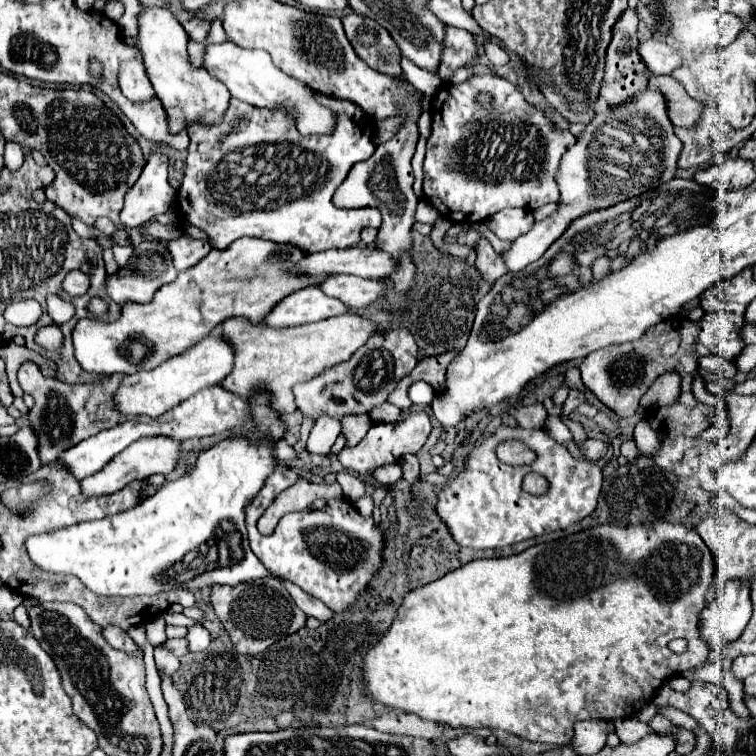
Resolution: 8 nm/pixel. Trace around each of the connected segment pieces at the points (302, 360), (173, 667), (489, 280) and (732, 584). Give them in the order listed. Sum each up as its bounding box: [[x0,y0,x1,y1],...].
[[219,313,383,415],[155,647,179,677],[477,239,507,285],[701,579,751,645]]

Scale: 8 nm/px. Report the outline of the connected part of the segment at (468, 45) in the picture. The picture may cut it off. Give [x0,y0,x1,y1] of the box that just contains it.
[437,25,477,81]

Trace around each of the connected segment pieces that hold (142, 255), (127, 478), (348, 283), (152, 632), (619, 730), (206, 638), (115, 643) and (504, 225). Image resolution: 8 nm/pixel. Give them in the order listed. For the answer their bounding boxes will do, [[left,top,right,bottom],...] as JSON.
[[107,239,175,305],[81,437,181,497],[319,275,385,309],[145,615,166,646],[613,717,651,743],[185,625,211,651],[101,627,137,653],[485,209,533,239]]

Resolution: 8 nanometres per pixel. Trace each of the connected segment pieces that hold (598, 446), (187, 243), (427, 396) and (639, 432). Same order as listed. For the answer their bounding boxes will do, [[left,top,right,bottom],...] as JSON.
[[579,439,607,463],[169,235,211,271],[409,383,435,405],[633,419,661,457]]

